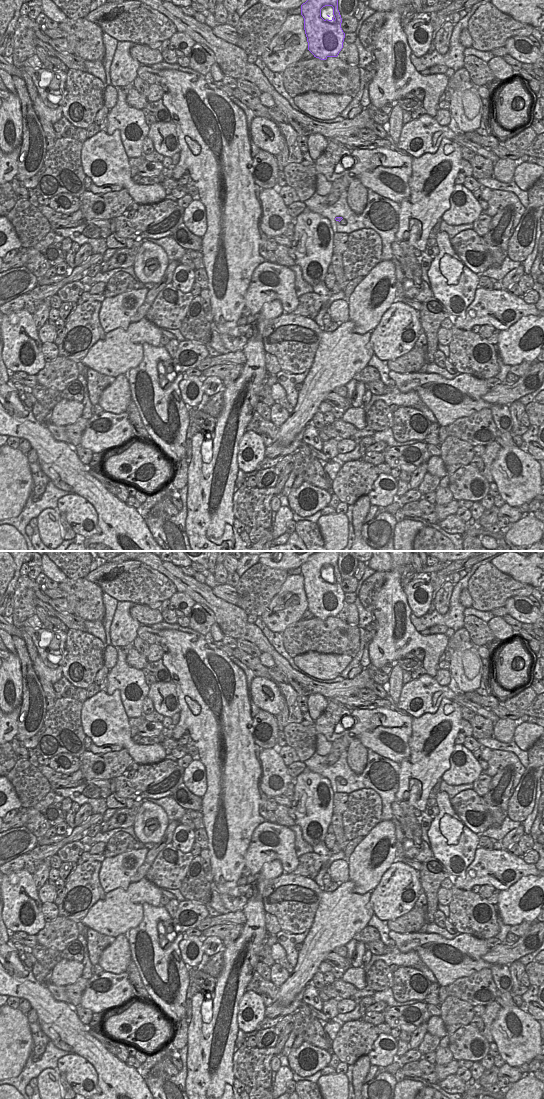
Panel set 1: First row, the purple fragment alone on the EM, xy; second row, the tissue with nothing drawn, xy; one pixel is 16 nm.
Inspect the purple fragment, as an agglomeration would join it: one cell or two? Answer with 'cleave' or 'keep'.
cleave

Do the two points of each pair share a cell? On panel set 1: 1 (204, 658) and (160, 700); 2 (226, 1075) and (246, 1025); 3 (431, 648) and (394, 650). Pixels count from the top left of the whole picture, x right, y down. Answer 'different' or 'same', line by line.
1: different
2: different
3: same

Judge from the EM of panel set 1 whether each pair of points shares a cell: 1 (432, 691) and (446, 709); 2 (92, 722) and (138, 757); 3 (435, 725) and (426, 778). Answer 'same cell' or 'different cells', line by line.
1: different cells
2: same cell
3: same cell

